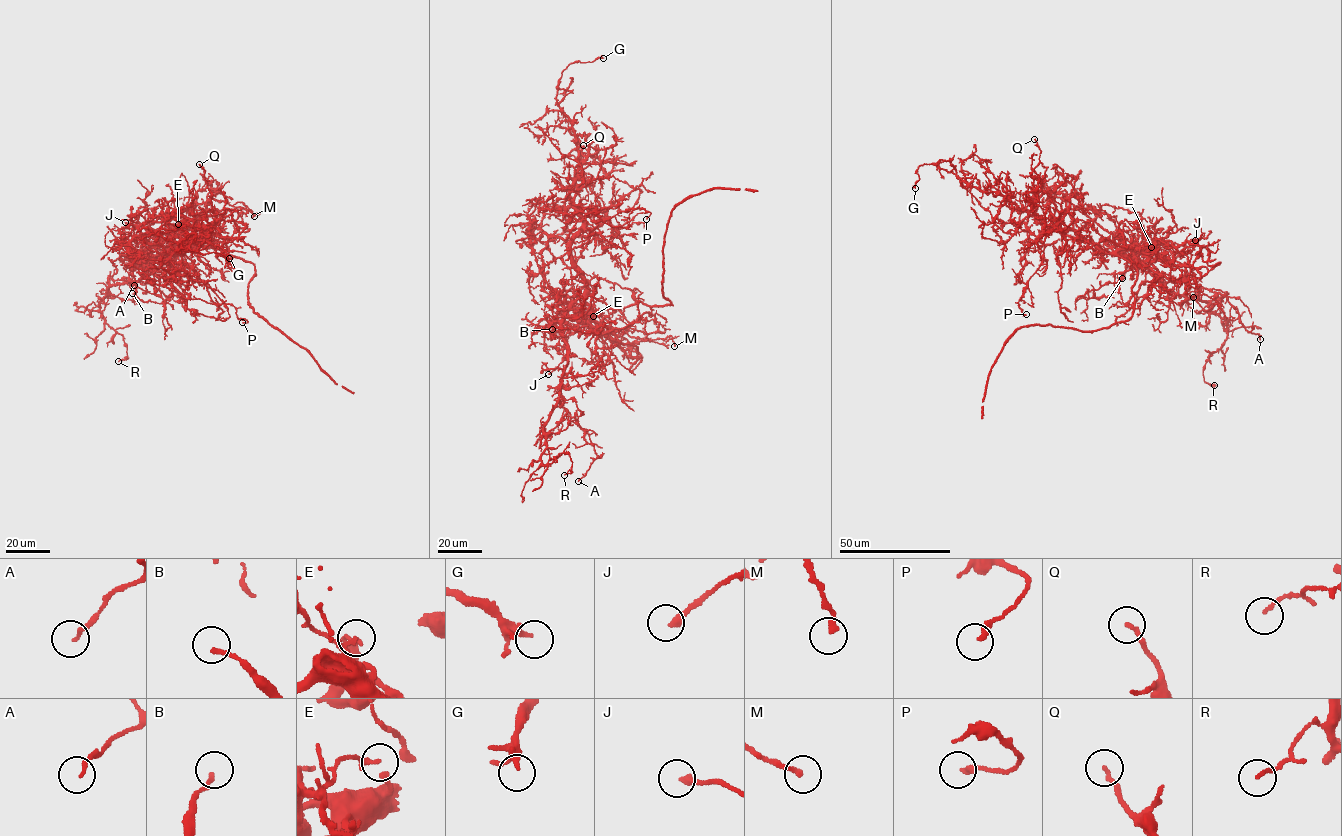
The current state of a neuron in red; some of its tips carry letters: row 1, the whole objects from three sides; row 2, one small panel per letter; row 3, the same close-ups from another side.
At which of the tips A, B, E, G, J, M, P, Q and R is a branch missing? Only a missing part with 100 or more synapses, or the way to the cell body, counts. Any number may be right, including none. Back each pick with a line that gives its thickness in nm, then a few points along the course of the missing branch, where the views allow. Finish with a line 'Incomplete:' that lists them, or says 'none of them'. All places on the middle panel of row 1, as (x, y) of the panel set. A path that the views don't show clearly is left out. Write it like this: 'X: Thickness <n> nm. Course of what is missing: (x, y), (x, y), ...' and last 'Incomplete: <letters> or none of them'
Incomplete: none of them

